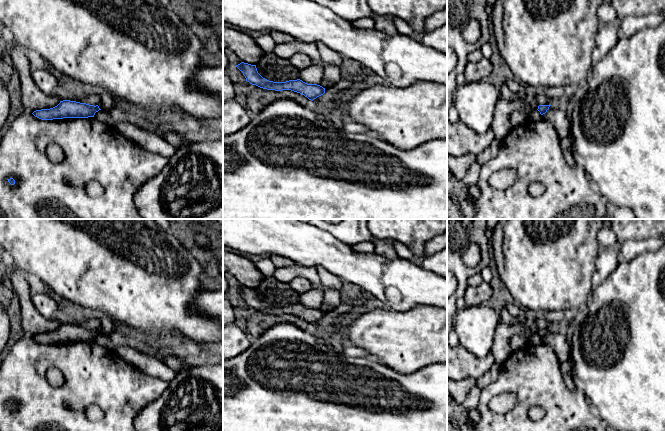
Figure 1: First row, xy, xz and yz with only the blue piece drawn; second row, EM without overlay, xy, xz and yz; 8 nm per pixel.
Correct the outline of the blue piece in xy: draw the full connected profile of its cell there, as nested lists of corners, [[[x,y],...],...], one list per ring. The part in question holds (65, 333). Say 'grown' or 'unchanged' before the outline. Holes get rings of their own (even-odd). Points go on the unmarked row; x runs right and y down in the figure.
unchanged | [[[63,324],[50,333],[36,334],[32,338],[41,344],[53,344],[63,342],[88,342],[94,341],[101,334],[98,329],[89,329],[76,325]]]

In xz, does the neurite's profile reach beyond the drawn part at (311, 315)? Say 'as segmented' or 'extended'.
as segmented

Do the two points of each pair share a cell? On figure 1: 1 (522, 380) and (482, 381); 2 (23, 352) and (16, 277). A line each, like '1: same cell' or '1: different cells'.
1: different cells
2: different cells

